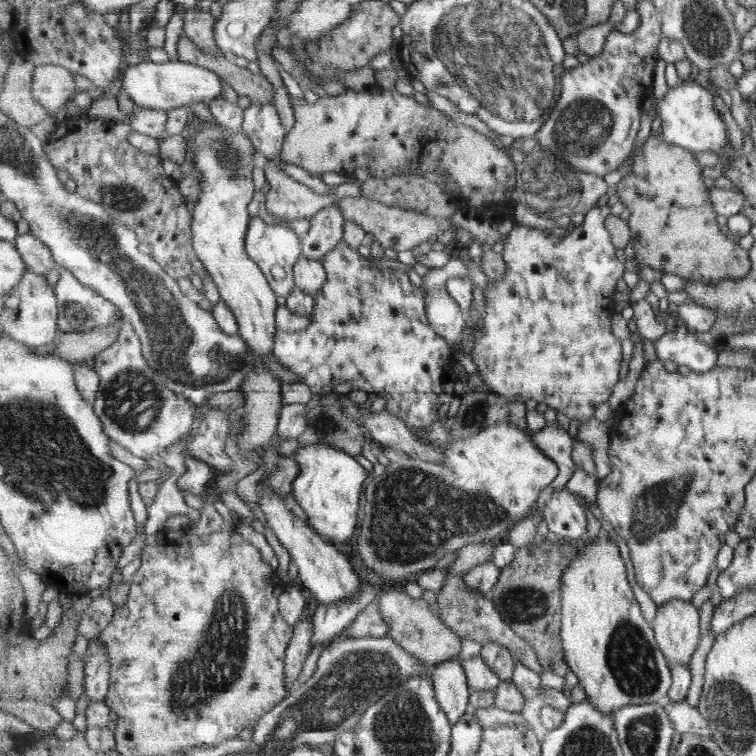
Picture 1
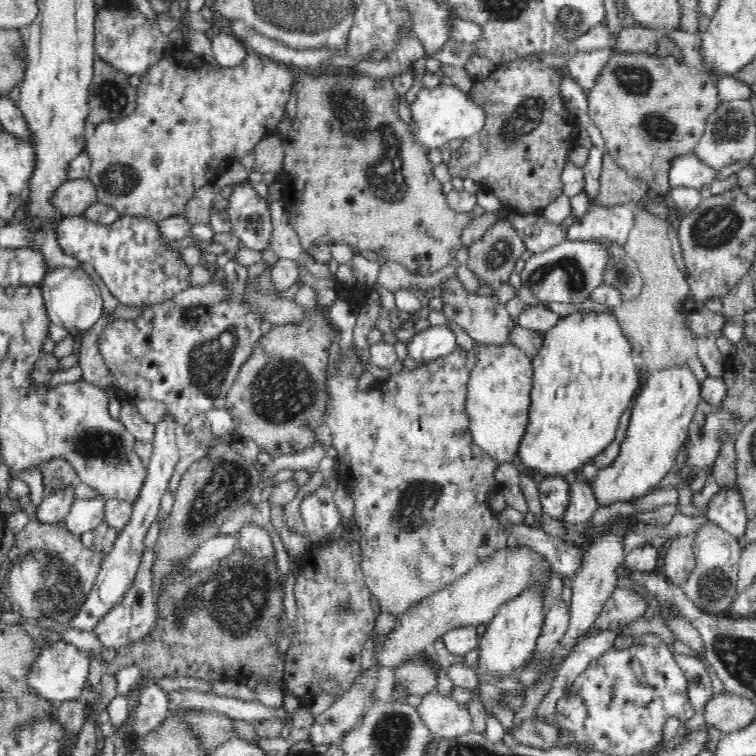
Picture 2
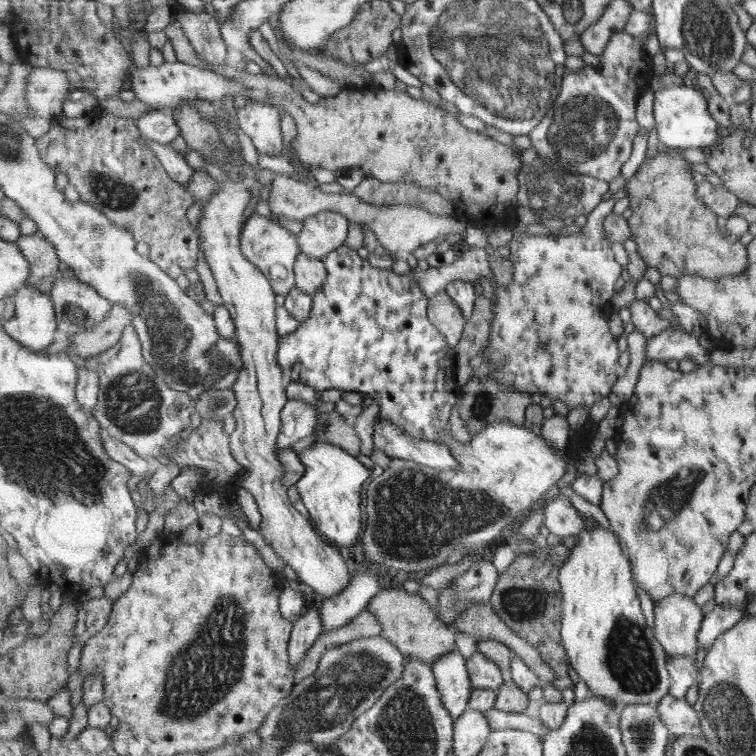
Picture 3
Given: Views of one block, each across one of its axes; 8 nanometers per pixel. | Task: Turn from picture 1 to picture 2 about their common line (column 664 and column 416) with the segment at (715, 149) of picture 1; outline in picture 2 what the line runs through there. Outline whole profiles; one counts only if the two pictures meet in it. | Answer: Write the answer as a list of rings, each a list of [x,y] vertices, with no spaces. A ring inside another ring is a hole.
[[[438,86],[434,90],[420,90],[410,104],[412,135],[428,149],[437,148],[450,140],[467,140],[486,126],[486,109],[472,101],[456,86]]]

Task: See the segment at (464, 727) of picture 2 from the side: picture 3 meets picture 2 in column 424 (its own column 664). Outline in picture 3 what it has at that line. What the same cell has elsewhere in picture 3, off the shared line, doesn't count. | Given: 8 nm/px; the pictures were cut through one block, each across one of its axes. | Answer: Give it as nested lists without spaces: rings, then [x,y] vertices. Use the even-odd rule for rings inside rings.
[[[669,694],[658,706],[661,720],[667,725],[673,737],[702,735],[701,719],[695,714],[695,708],[689,702]]]

